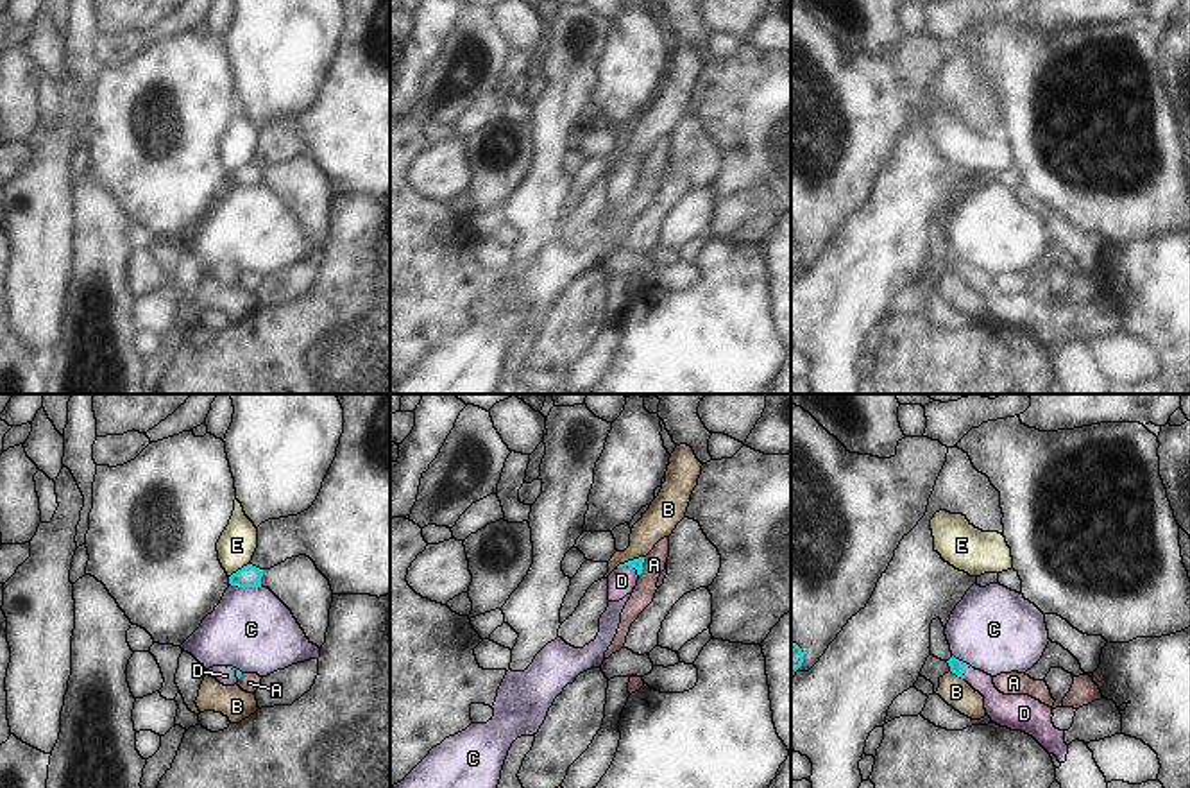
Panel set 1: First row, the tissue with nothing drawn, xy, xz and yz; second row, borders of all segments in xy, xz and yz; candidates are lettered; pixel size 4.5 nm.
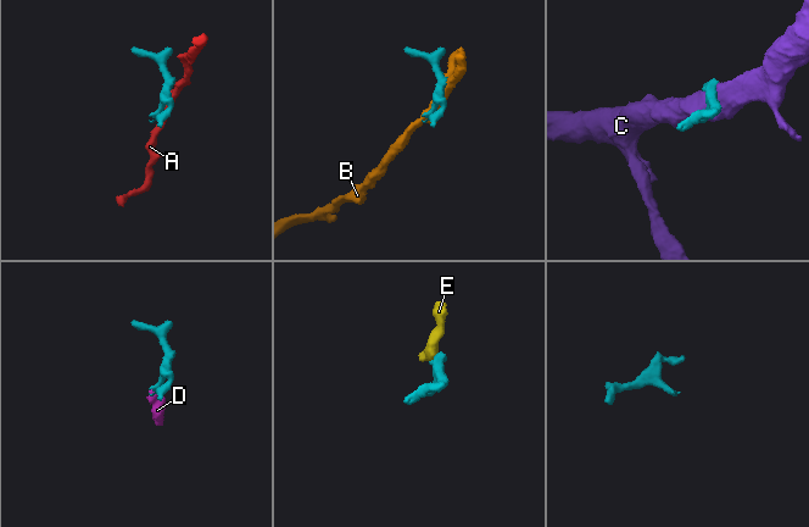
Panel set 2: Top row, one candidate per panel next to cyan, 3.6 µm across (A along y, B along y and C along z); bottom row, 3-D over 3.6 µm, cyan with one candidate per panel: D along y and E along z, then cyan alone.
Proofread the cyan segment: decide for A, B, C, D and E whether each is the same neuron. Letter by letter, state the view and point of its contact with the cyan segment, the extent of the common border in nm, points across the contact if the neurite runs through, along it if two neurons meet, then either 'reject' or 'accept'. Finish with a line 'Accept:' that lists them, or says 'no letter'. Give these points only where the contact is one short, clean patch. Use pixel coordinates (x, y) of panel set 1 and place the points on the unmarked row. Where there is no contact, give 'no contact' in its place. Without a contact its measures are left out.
A: xz (641, 165) | 90 nm | along xz (645, 156), (639, 174) | reject
B: xz (628, 160) | 140 nm | reject
C: xy (246, 185) | 150 nm | reject
D: xz (630, 165) | 100 nm | across xz (637, 162), (630, 165), (621, 179) | accept
E: xy (238, 169) | 120 nm | along xy (249, 162), (229, 176) | reject
Accept: D

